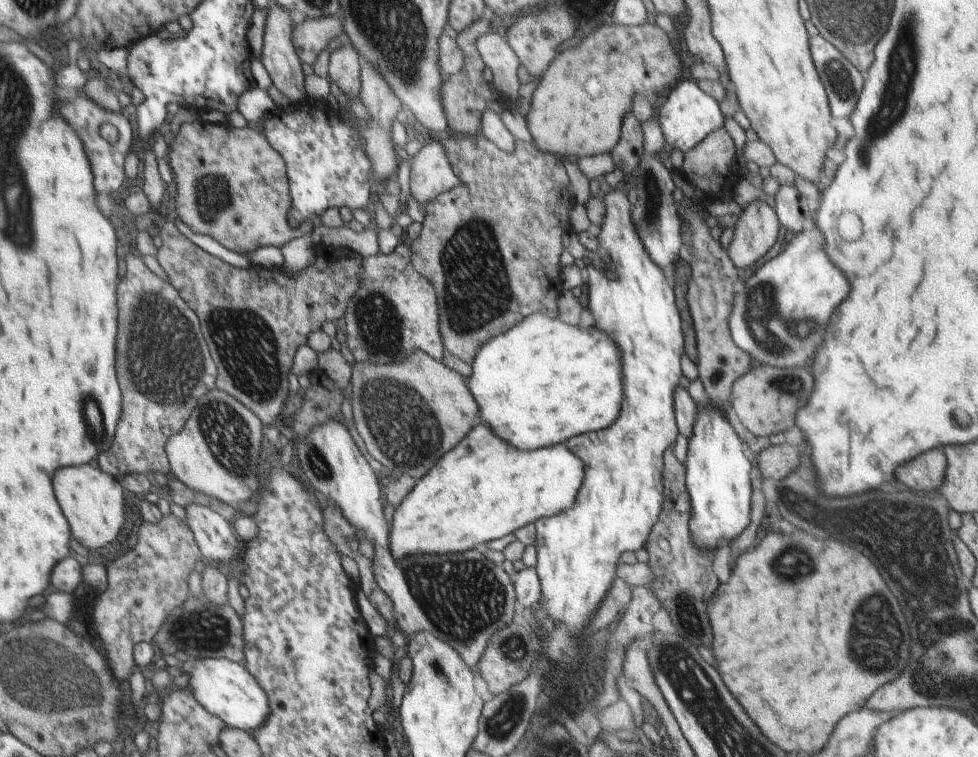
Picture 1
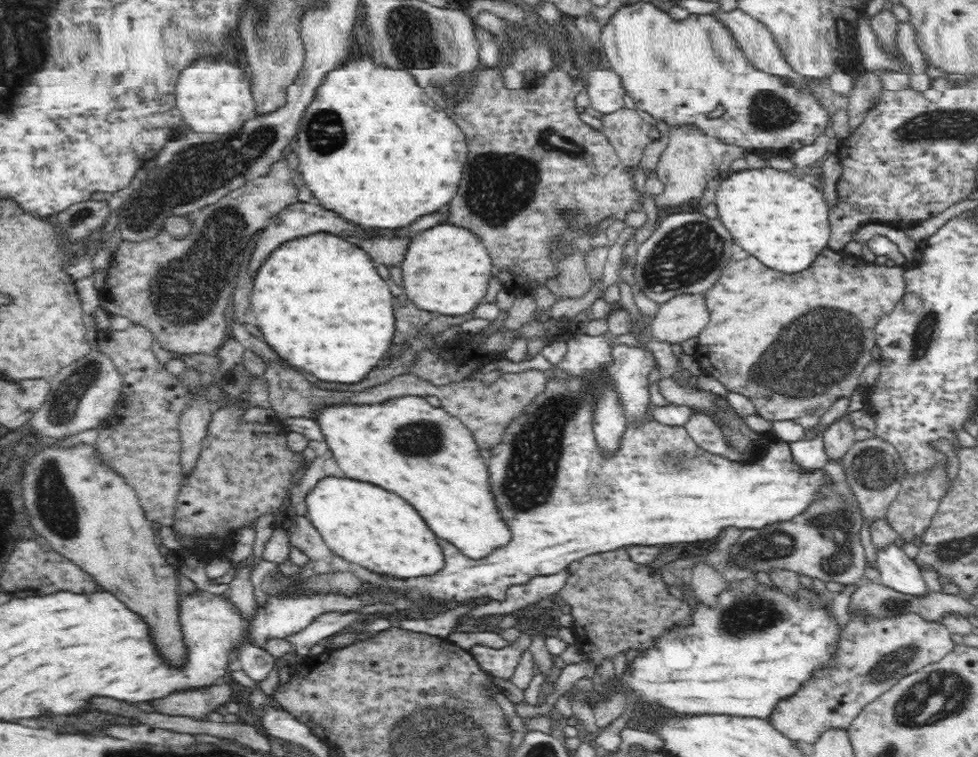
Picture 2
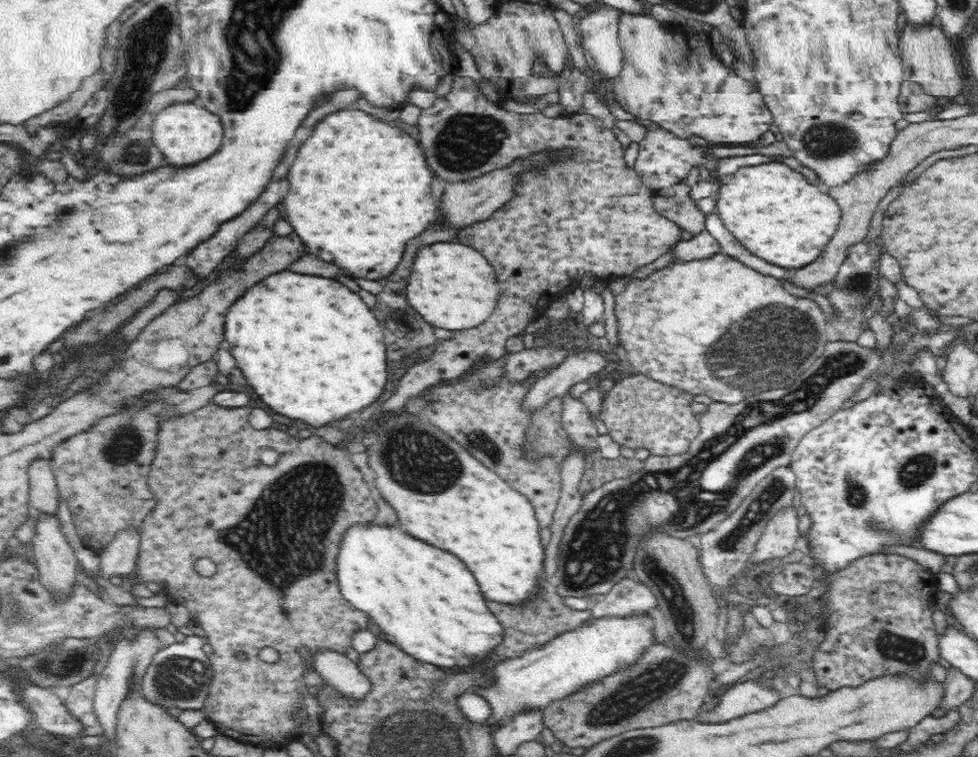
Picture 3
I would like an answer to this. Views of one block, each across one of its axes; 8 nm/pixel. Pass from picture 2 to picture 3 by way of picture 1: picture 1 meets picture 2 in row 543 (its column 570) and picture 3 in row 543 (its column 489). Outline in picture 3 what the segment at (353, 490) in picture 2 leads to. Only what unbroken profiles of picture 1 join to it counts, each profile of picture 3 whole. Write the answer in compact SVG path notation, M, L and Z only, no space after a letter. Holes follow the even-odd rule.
M351 524L340 541L335 571L344 598L358 610L370 614L384 634L392 638L390 641L414 659L437 667L462 668L478 662L503 641L503 627L486 608L472 572L456 555L428 544L400 527Z

